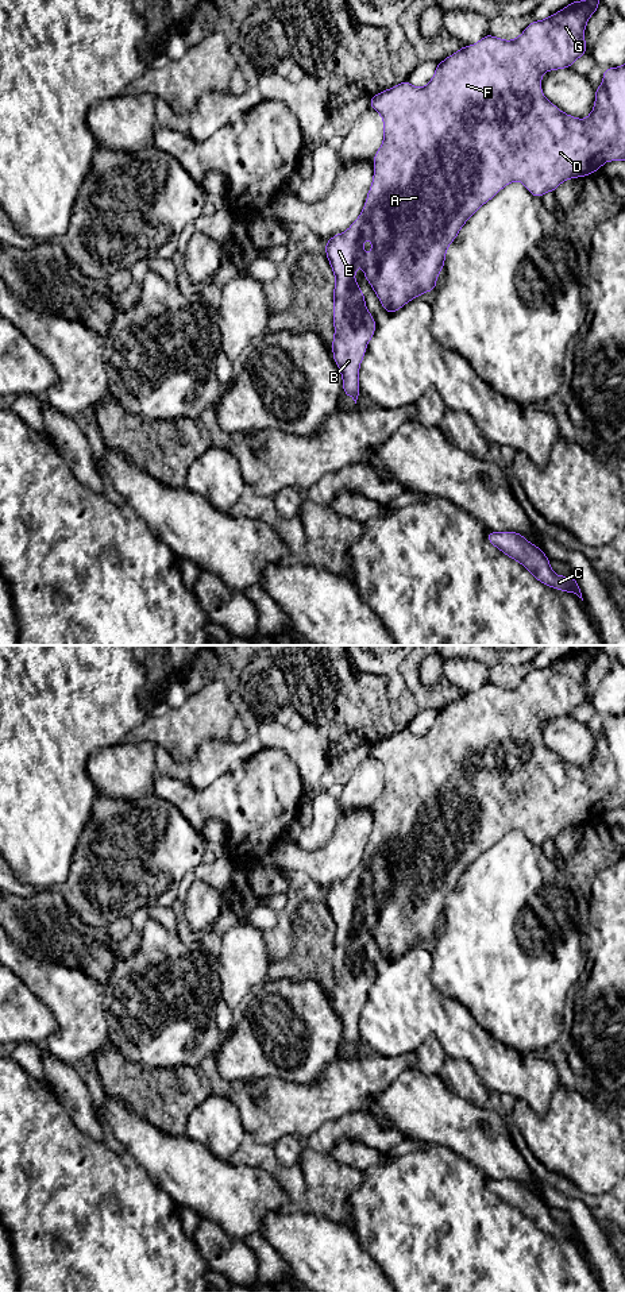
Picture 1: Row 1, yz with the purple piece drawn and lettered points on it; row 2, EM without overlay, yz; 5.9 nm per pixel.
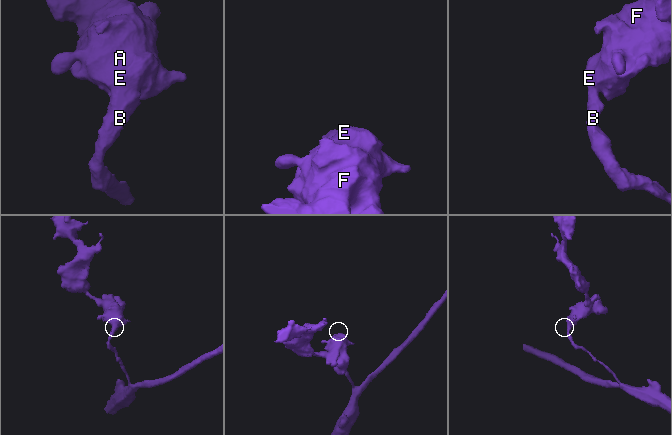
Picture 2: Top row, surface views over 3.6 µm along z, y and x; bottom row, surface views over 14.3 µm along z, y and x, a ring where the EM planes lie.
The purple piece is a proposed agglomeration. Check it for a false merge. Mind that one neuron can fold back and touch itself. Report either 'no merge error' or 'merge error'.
no merge error

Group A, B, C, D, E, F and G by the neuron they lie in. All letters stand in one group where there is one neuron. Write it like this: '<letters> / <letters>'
A B C D E F G

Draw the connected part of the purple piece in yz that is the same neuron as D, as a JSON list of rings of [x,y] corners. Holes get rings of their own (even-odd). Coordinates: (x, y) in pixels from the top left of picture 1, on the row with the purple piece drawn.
[[[583,0],[571,1],[566,8],[551,15],[544,20],[532,22],[524,30],[524,32],[514,41],[504,41],[497,36],[487,34],[478,43],[463,46],[459,51],[447,57],[443,62],[436,65],[435,76],[429,84],[424,88],[416,88],[410,82],[404,81],[379,95],[371,96],[370,107],[375,109],[383,120],[383,143],[374,155],[374,177],[371,188],[367,193],[367,198],[360,216],[351,224],[351,227],[343,232],[332,236],[325,243],[325,254],[335,274],[335,289],[333,289],[333,325],[335,335],[332,342],[333,360],[336,362],[342,377],[343,377],[343,393],[351,397],[355,404],[360,396],[359,390],[359,367],[366,354],[366,346],[371,340],[377,323],[367,311],[364,304],[364,294],[359,289],[354,275],[356,265],[360,263],[364,270],[364,278],[370,282],[375,294],[378,296],[383,311],[393,313],[408,304],[414,297],[420,297],[421,293],[436,290],[436,279],[441,269],[444,269],[445,251],[448,246],[458,236],[464,223],[489,200],[491,200],[502,188],[509,182],[521,181],[529,193],[535,197],[541,198],[545,192],[555,192],[558,186],[568,180],[586,177],[603,166],[603,162],[613,162],[617,159],[625,161],[625,65],[620,68],[603,69],[602,85],[595,88],[595,104],[593,112],[585,119],[570,116],[562,112],[556,105],[548,101],[541,92],[541,76],[548,70],[558,70],[563,68],[571,68],[572,63],[587,53],[585,42],[585,27],[590,16],[601,5],[599,0]],[[364,236],[371,239],[373,250],[369,258],[364,257],[363,240]]]

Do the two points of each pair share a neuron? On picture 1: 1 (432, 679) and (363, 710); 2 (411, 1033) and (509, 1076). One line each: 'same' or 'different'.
1: different
2: same

